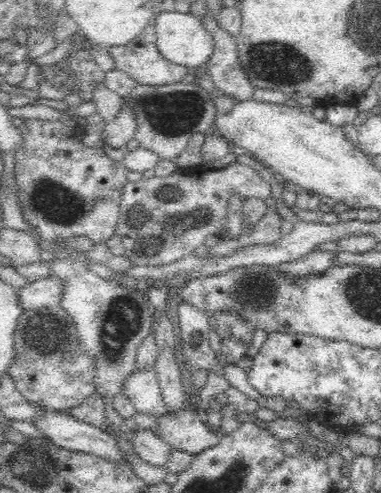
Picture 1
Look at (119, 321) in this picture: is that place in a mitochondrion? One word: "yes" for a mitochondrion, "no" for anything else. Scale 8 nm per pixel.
yes

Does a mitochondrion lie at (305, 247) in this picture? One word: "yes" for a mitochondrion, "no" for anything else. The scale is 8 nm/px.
no

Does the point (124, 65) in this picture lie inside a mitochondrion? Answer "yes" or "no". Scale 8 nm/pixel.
no

